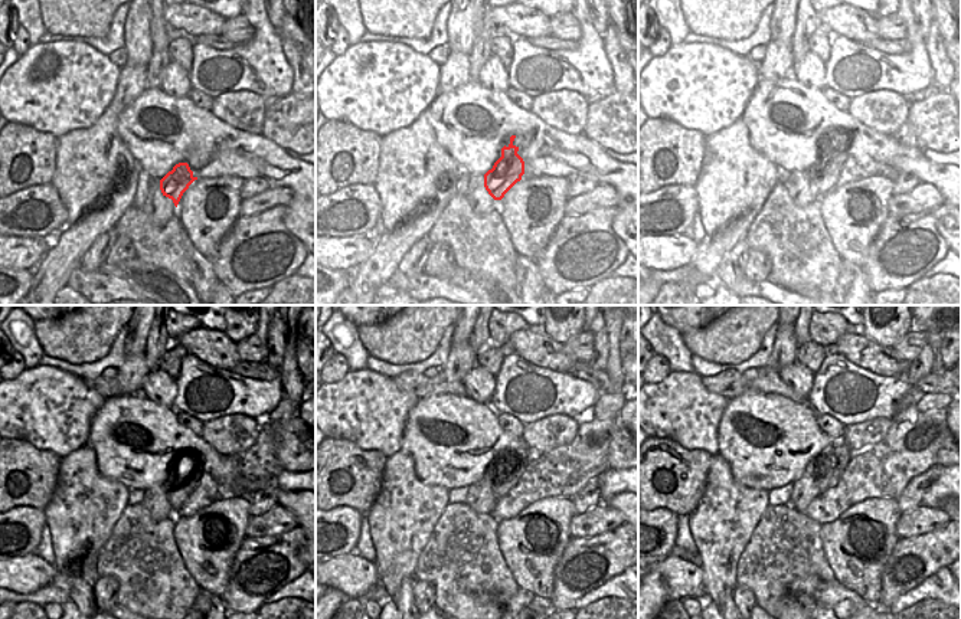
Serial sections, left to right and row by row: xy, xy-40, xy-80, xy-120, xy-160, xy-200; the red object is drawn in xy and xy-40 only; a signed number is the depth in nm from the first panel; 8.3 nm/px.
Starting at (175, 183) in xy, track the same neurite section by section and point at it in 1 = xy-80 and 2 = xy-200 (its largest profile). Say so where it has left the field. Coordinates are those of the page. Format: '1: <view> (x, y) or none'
1: xy-80 (823, 174)
2: xy-200 (842, 454)

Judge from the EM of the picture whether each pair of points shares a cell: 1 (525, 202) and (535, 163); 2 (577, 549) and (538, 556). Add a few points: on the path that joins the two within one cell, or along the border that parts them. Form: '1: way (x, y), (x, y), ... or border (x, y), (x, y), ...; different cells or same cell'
1: border (565, 176), (530, 177); different cells
2: border (571, 537), (556, 565), (552, 583); different cells

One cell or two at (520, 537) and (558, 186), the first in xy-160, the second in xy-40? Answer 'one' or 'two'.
one

